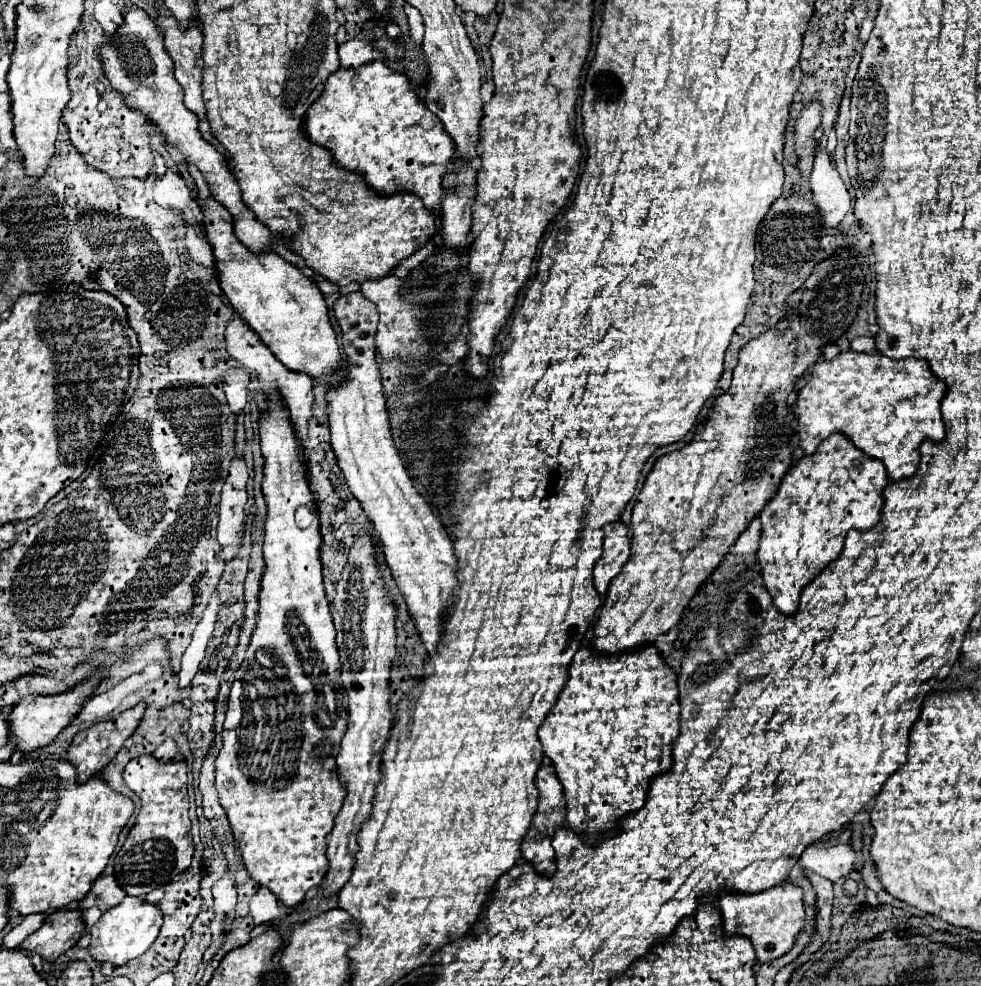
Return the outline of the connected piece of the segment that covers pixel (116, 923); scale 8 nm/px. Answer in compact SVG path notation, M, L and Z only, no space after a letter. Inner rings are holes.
M126 896L122 904L110 908L102 914L102 918L88 930L92 936L90 942L90 956L96 962L110 962L114 966L124 966L126 962L142 956L148 946L156 940L158 930L162 926L162 914L156 904L148 904L142 898Z

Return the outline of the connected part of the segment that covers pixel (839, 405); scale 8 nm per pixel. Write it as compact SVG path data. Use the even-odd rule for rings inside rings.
M840 352L832 360L820 360L812 368L812 376L808 378L802 392L798 392L798 400L794 406L794 414L798 418L796 434L800 440L800 448L806 456L814 454L818 444L826 440L830 434L840 432L850 442L866 452L866 456L880 460L886 466L888 478L898 482L910 478L918 468L918 448L924 440L940 442L946 436L944 420L940 414L940 402L946 394L946 384L930 374L930 366L916 358L892 360L878 352L860 354L860 352Z

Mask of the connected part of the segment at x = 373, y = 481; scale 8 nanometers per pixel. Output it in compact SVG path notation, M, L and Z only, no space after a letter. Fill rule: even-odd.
M352 292L348 296L340 296L334 304L334 318L338 320L340 332L342 332L342 348L346 352L348 360L348 372L342 380L336 382L336 386L330 386L326 390L326 402L328 402L328 420L330 420L330 444L336 454L338 466L344 474L344 480L352 492L354 498L358 498L364 514L372 522L380 546L386 558L386 564L406 600L408 612L416 624L416 630L426 646L428 652L436 650L436 644L442 636L442 620L440 614L448 604L448 598L458 584L456 580L456 556L452 550L452 540L438 520L438 516L432 512L430 504L424 500L424 496L414 488L412 478L406 472L406 466L392 442L390 434L390 422L388 422L388 412L386 412L386 398L382 394L382 380L378 372L378 362L376 362L376 326L378 326L378 314L376 306L360 292Z

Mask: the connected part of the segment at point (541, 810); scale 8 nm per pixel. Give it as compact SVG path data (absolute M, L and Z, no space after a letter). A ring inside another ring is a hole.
M542 766L536 774L536 786L538 786L538 792L540 792L540 798L538 798L538 810L536 810L536 816L532 820L532 826L528 830L528 834L524 836L524 842L522 842L522 856L526 858L526 862L530 862L534 866L534 870L538 874L546 874L546 876L552 876L556 866L554 866L554 848L552 848L552 836L554 836L554 830L556 828L562 828L566 824L566 804L564 804L564 792L562 792L562 784L560 780L556 778L556 772L554 772L554 766Z

